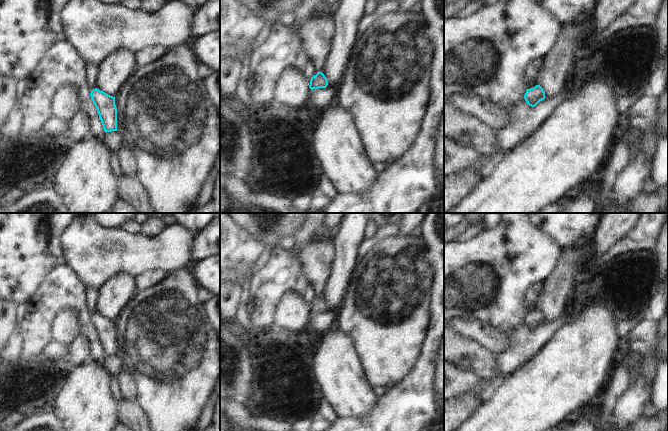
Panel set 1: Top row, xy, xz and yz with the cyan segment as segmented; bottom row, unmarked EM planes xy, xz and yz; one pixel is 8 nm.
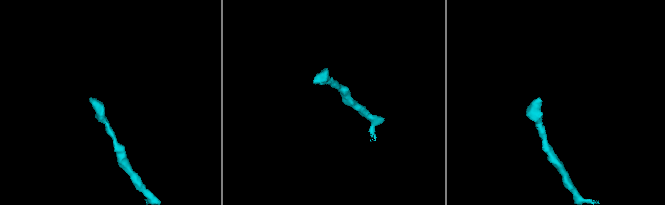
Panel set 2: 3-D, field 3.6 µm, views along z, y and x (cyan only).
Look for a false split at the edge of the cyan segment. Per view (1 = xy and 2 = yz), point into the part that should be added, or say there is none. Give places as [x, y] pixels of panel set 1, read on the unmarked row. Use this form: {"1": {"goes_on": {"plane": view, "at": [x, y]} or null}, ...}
{"1": {"goes_on": {"plane": "xy", "at": [91, 295]}}, "2": {"goes_on": {"plane": "yz", "at": [532, 295]}}}

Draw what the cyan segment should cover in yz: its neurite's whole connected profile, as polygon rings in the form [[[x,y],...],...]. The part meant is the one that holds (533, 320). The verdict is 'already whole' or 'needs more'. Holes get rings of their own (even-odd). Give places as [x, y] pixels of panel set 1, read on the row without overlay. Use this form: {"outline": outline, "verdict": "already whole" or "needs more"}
{"outline": [[[535,283],[525,294],[523,306],[526,308],[528,313],[524,319],[524,323],[531,331],[535,331],[540,325],[545,323],[543,312],[535,307],[544,285],[544,283]]], "verdict": "needs more"}

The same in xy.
{"outline": [[[86,287],[85,300],[90,320],[97,333],[105,356],[117,355],[117,332],[115,321],[96,312],[99,292],[97,289]]], "verdict": "needs more"}

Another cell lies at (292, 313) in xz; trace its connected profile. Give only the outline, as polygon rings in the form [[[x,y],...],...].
[[[285,293],[275,310],[273,324],[292,332],[307,330],[309,325],[310,304],[297,293]]]

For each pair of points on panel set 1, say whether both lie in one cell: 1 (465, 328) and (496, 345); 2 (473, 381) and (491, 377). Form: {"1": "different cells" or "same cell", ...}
{"1": "same cell", "2": "different cells"}

